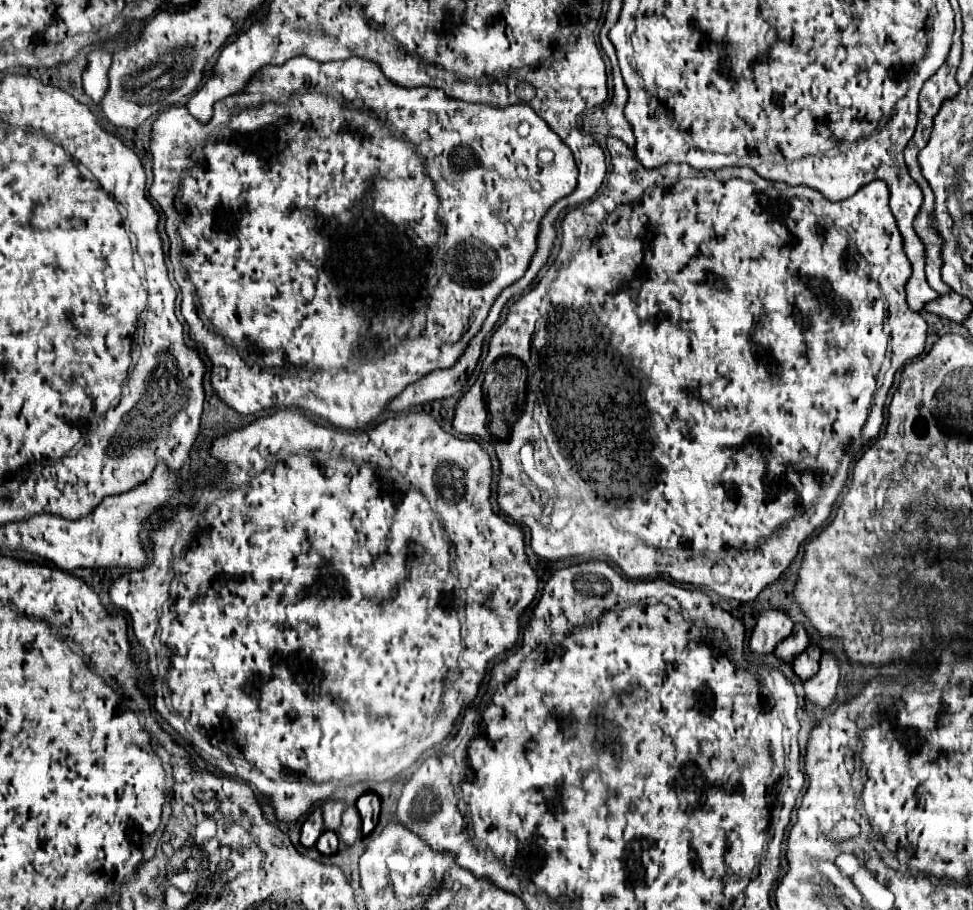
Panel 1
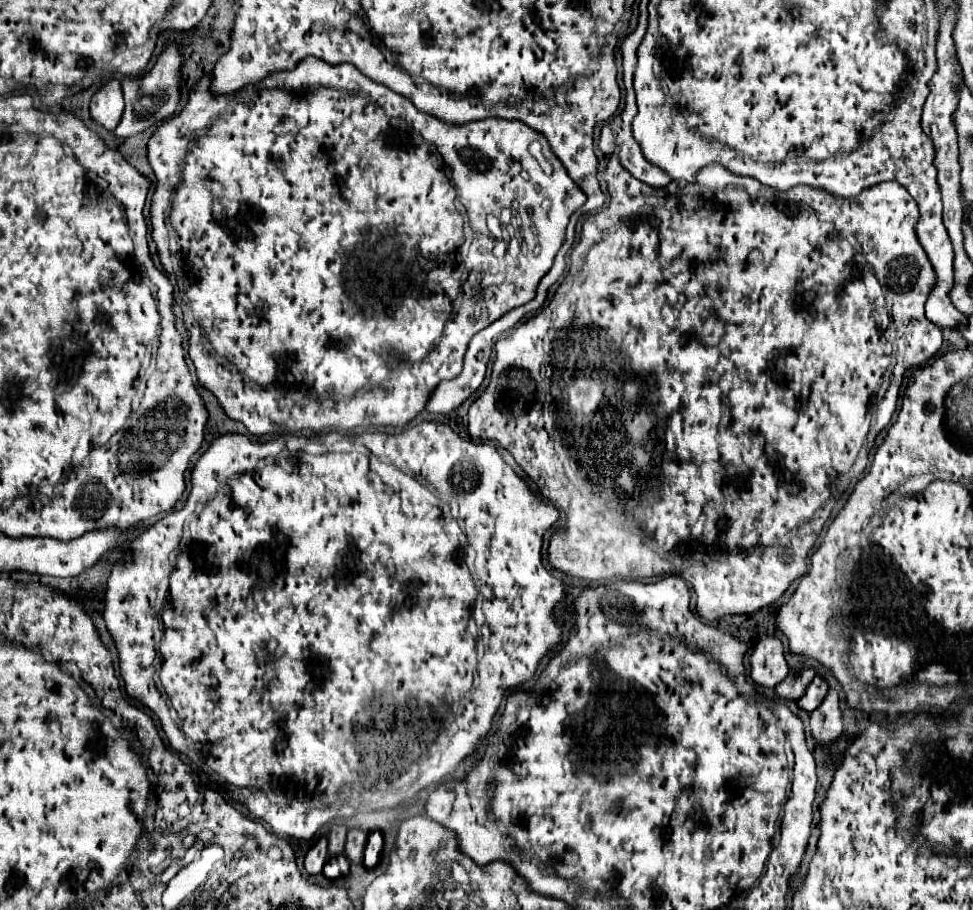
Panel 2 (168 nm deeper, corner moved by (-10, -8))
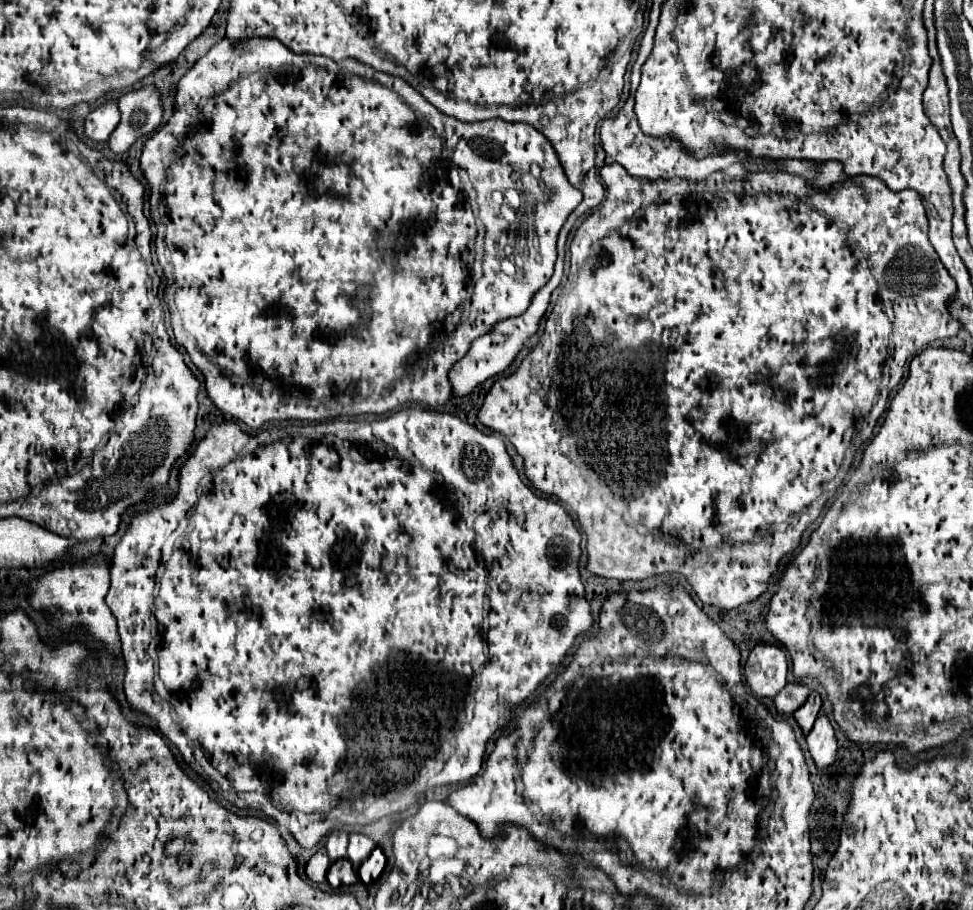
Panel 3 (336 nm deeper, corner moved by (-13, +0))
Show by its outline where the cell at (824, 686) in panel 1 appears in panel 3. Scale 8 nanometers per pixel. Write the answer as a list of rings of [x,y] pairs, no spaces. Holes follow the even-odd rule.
[[[820,715],[810,731],[810,735],[806,737],[808,743],[808,751],[814,759],[814,765],[818,769],[826,769],[834,763],[836,759],[836,735],[834,735],[834,727],[830,723],[830,719],[826,715]]]

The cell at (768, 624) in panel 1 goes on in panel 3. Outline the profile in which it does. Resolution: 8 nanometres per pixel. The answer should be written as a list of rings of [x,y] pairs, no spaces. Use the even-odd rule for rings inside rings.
[[[756,645],[744,665],[748,687],[764,699],[774,699],[786,685],[788,661],[776,645]]]

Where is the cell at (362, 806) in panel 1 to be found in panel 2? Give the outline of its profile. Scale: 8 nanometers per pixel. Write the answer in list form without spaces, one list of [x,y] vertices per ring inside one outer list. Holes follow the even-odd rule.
[[[371,831],[371,833],[369,833],[367,847],[365,847],[365,859],[363,859],[363,865],[365,865],[365,867],[375,867],[375,865],[379,863],[381,841],[383,841],[381,831]]]

